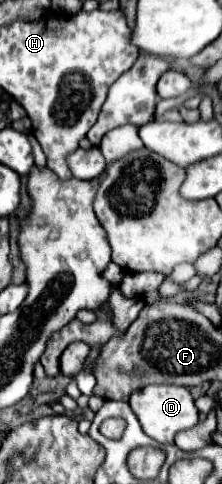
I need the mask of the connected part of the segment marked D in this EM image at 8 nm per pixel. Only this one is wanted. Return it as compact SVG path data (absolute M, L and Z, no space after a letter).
M148 385L130 397L130 407L136 413L142 431L158 443L174 443L178 431L186 431L198 425L198 409L194 397L186 387L178 385Z

